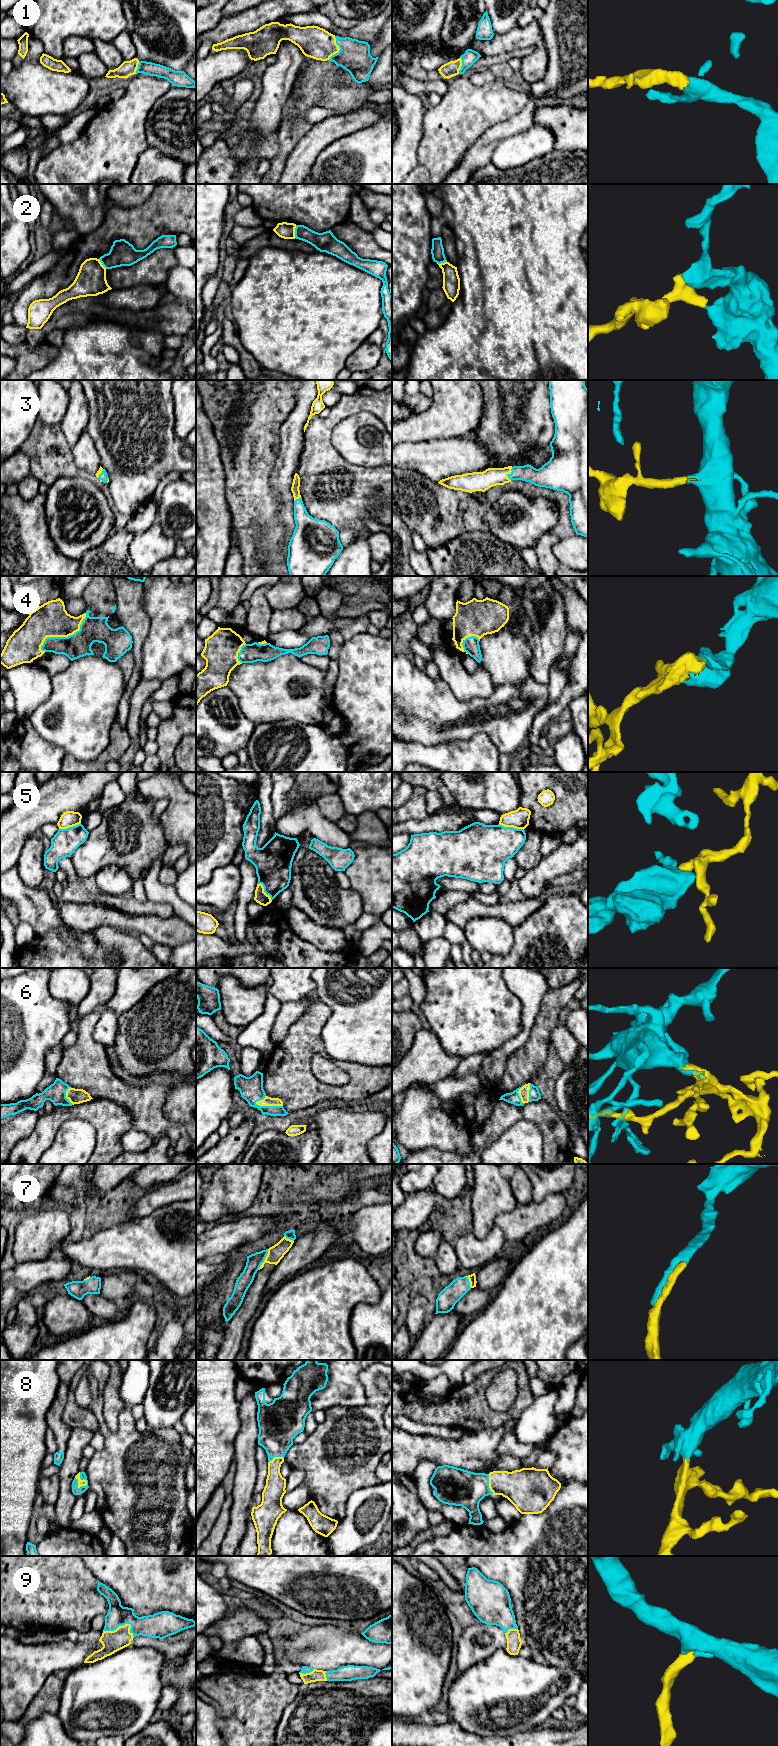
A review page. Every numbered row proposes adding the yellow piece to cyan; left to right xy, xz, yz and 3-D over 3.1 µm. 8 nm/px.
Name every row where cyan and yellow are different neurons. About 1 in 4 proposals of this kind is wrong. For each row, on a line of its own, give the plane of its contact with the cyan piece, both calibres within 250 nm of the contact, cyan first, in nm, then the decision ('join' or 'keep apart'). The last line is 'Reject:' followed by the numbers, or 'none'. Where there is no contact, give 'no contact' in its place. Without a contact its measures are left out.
1: meets cyan in xz; 260 nm thick on the cyan side, 260 nm on the other; join
2: meets cyan in xz; 160 nm thick on the cyan side, 130 nm on the other; keep apart
3: meets cyan in yz; 140 nm thick on the cyan side, 160 nm on the other; join
4: meets cyan in xy; 200 nm thick on the cyan side, 280 nm on the other; join
5: meets cyan in yz; 360 nm thick on the cyan side, 160 nm on the other; keep apart
6: meets cyan in xz; 190 nm thick on the cyan side, 80 nm on the other; join
7: meets cyan in xz; 120 nm thick on the cyan side, 130 nm on the other; join
8: meets cyan in xy; 60 nm thick on the cyan side, 50 nm on the other; join
9: meets cyan in xy; 190 nm thick on the cyan side, 170 nm on the other; join
Reject: 2, 5

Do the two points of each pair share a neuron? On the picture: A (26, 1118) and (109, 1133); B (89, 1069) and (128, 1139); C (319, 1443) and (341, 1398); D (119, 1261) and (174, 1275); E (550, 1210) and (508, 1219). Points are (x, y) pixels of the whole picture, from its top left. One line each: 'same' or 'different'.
A: different
B: different
C: different
D: same
E: same

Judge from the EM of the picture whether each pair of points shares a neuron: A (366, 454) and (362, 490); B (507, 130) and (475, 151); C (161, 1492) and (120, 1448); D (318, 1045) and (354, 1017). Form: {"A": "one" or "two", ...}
{"A": "two", "B": "one", "C": "one", "D": "two"}

